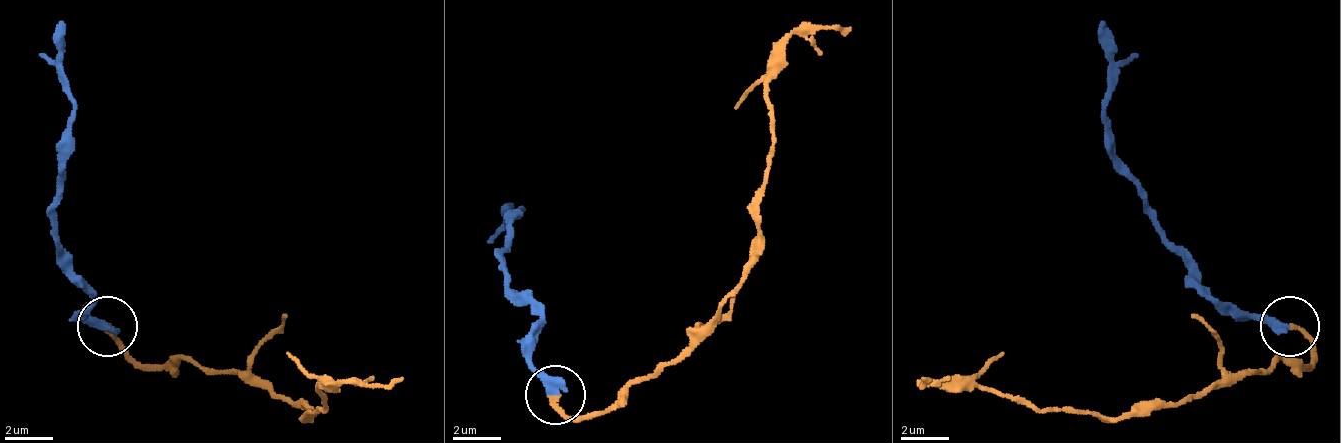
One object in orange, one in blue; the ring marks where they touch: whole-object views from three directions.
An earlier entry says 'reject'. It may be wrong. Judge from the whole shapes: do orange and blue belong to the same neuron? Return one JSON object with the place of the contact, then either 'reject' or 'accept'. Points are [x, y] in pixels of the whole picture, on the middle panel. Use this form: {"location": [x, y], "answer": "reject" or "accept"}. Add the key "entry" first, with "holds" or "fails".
{"entry": "fails", "location": [555, 395], "answer": "accept"}

